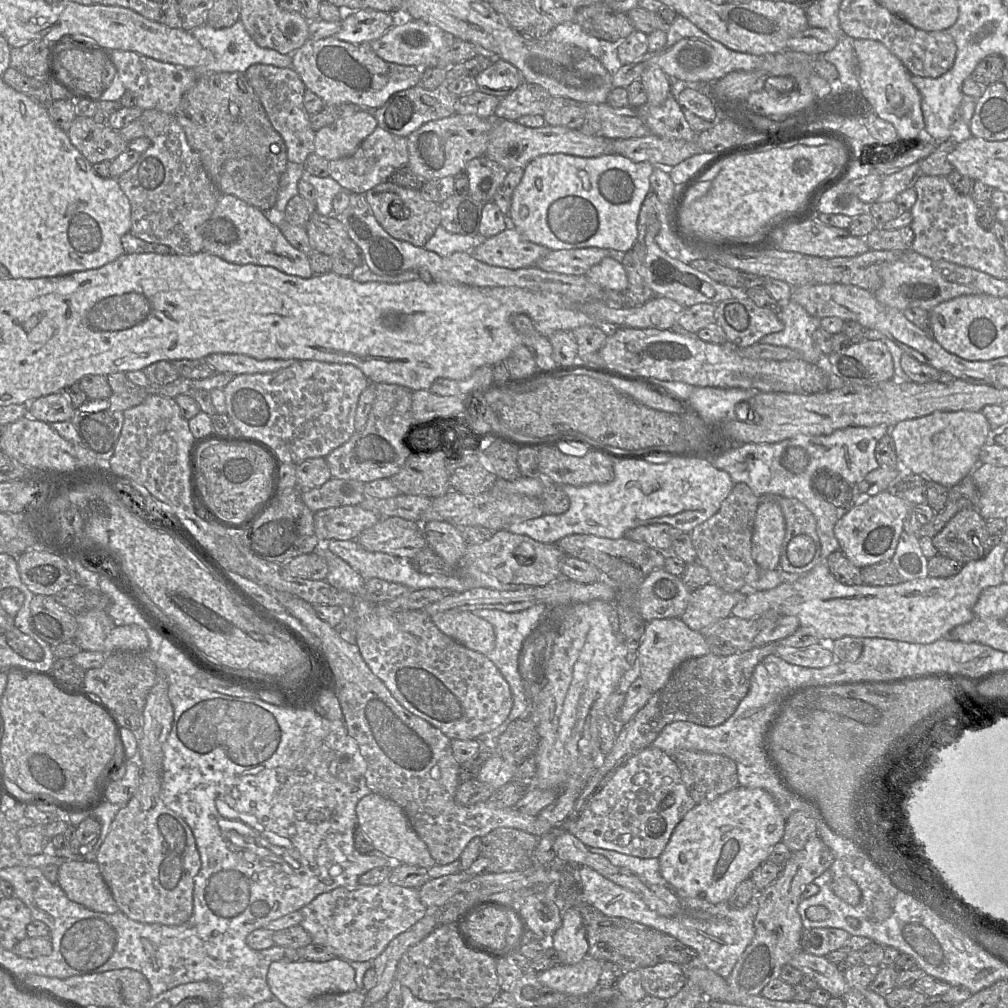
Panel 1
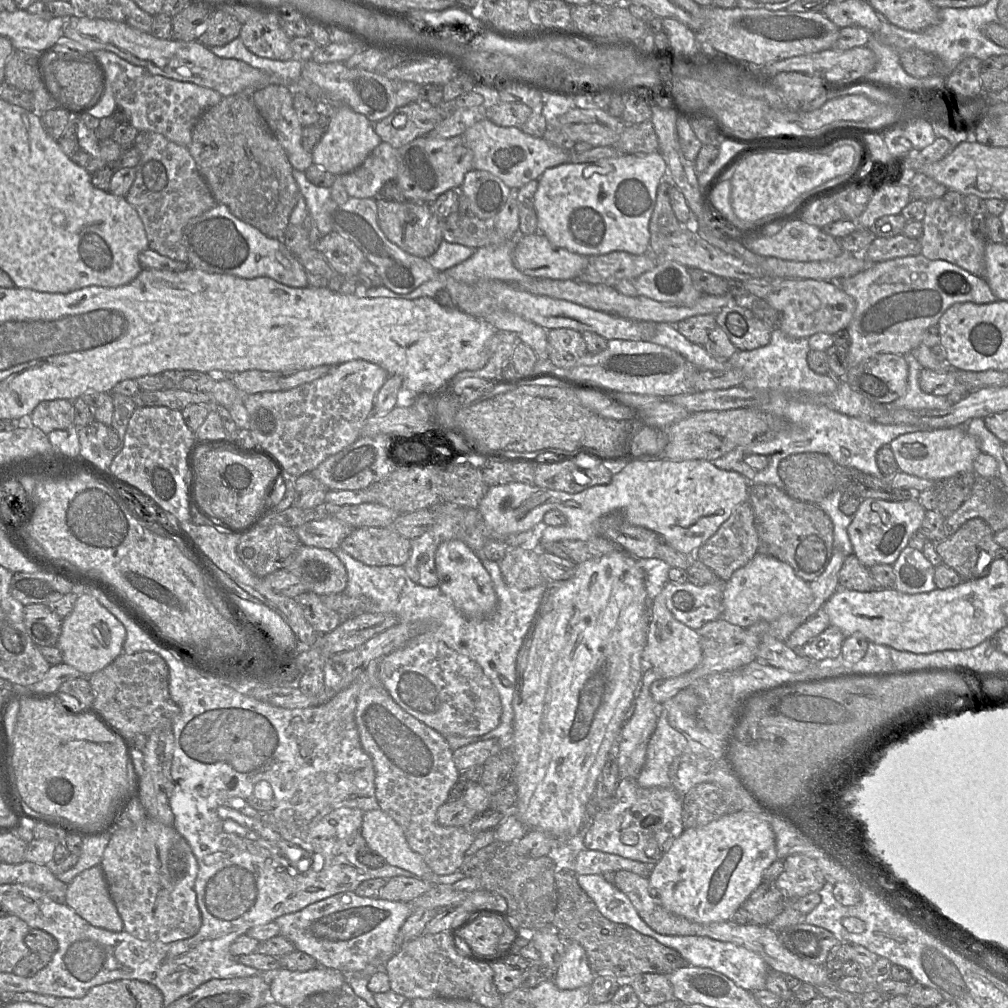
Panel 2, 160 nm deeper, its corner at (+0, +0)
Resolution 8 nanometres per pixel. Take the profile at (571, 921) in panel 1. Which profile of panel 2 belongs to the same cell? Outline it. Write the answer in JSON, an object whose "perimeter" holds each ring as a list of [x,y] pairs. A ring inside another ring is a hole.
{"perimeter":[[[565,942],[563,958],[552,978],[557,988],[571,990],[590,986],[595,977],[584,948],[577,942]]]}

